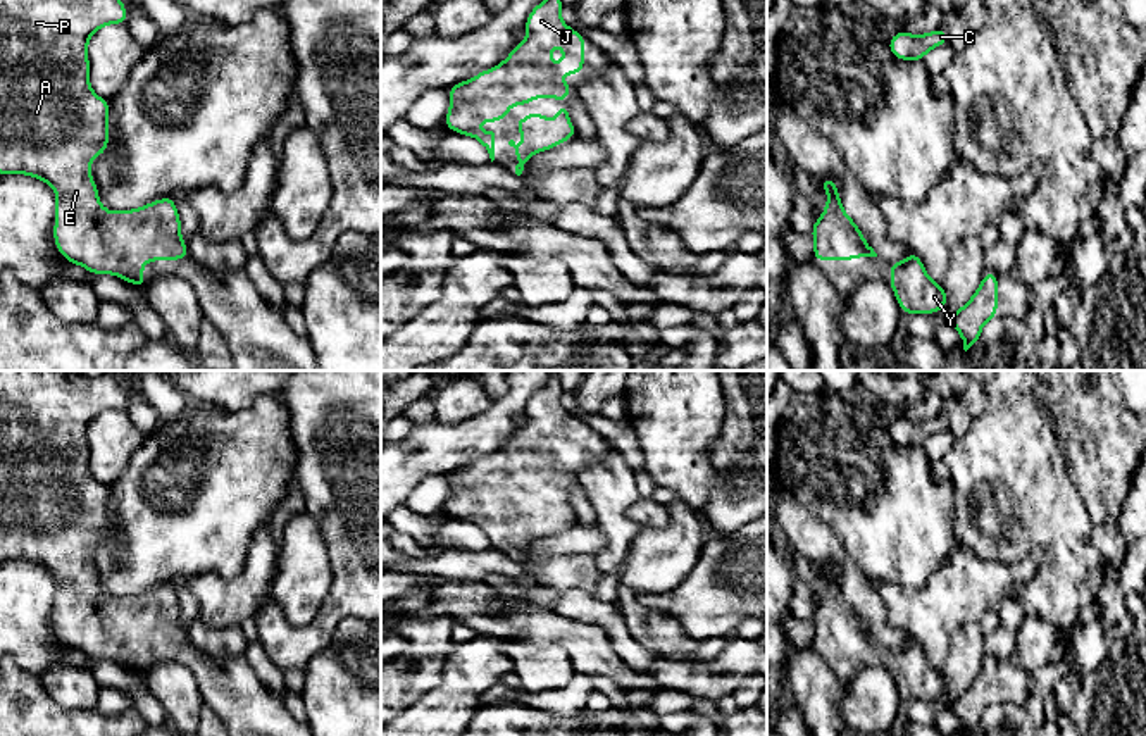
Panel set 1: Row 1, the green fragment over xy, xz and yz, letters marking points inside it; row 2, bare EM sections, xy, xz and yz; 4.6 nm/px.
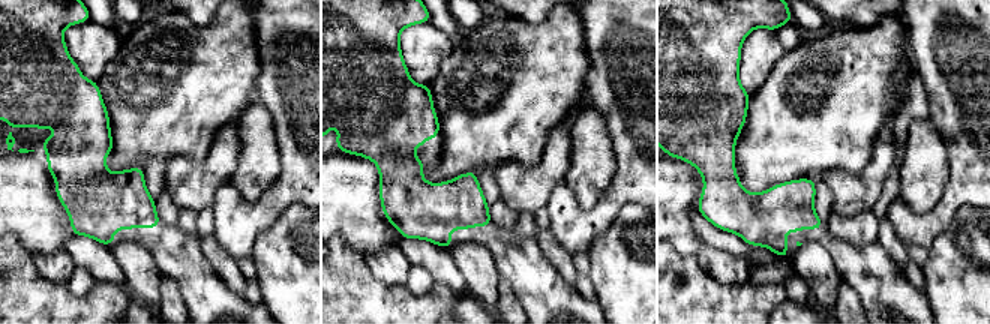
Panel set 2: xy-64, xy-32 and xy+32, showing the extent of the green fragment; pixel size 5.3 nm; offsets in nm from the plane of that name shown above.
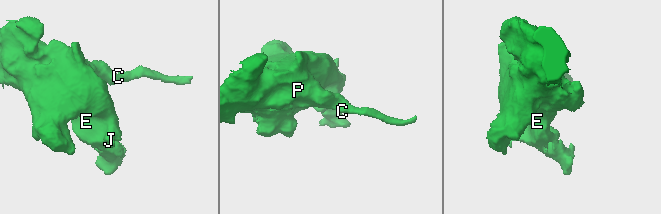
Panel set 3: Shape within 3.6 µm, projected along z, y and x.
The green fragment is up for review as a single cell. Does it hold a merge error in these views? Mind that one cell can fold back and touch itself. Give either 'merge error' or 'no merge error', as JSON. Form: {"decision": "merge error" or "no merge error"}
{"decision": "no merge error"}

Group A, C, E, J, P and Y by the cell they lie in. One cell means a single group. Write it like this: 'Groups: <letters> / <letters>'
Groups: A C E J P Y

